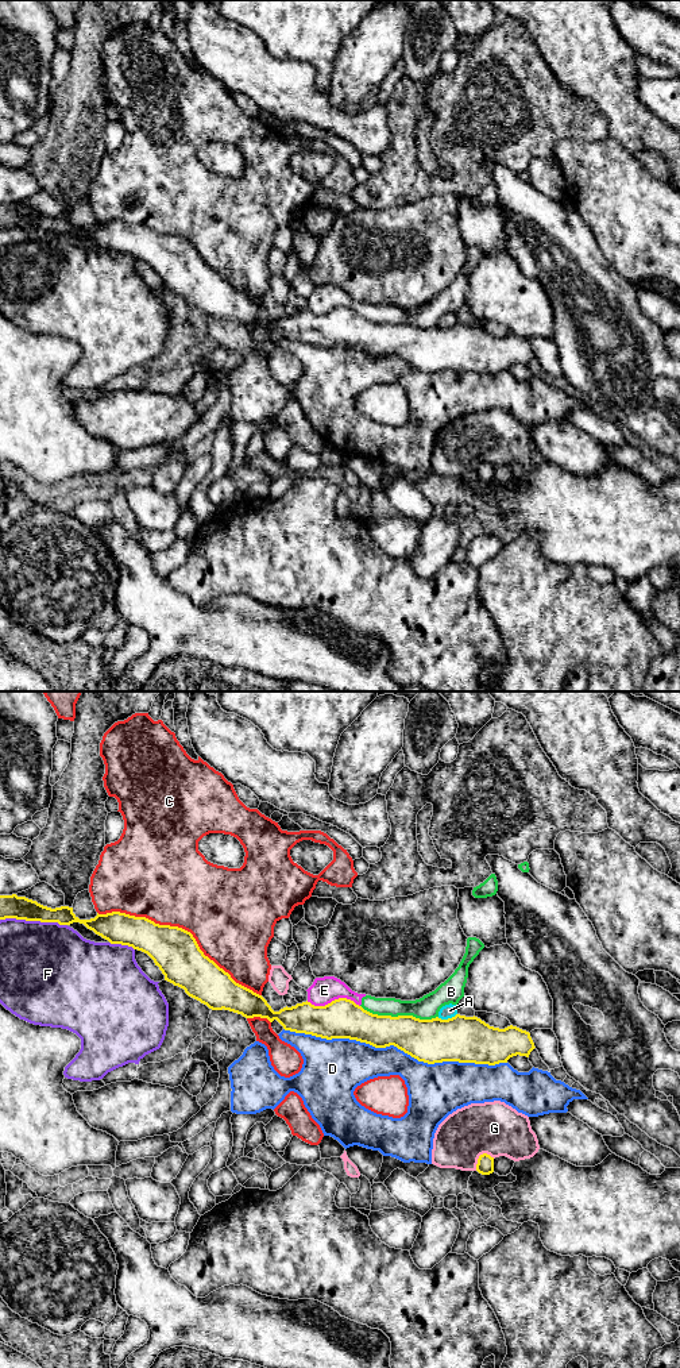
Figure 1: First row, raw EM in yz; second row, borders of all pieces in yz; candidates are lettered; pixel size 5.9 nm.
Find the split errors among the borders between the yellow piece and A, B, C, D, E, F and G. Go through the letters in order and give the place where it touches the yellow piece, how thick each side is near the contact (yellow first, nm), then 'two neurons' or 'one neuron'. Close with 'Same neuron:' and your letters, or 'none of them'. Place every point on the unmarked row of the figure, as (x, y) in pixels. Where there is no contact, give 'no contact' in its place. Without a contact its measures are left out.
A: contact yz (448, 327); calibres 280 and 80 nm; two neurons
B: contact yz (400, 324); calibres 260 and 140 nm; two neurons
C: contact yz (181, 237); calibres 280 and 480 nm; two neurons
D: contact yz (395, 354); calibres 260 and 240 nm; two neurons
E: contact yz (333, 309); calibres 240 and 160 nm; two neurons
F: contact yz (34, 228); calibres 140 and 460 nm; two neurons
G: contact yz (479, 465); calibres 100 and 320 nm; two neurons
Same neuron: none of them

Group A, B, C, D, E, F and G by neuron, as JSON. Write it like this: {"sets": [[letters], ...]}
{"sets": [["A"], ["B", "E"], ["C"], ["D"], ["F"], ["G"]]}

